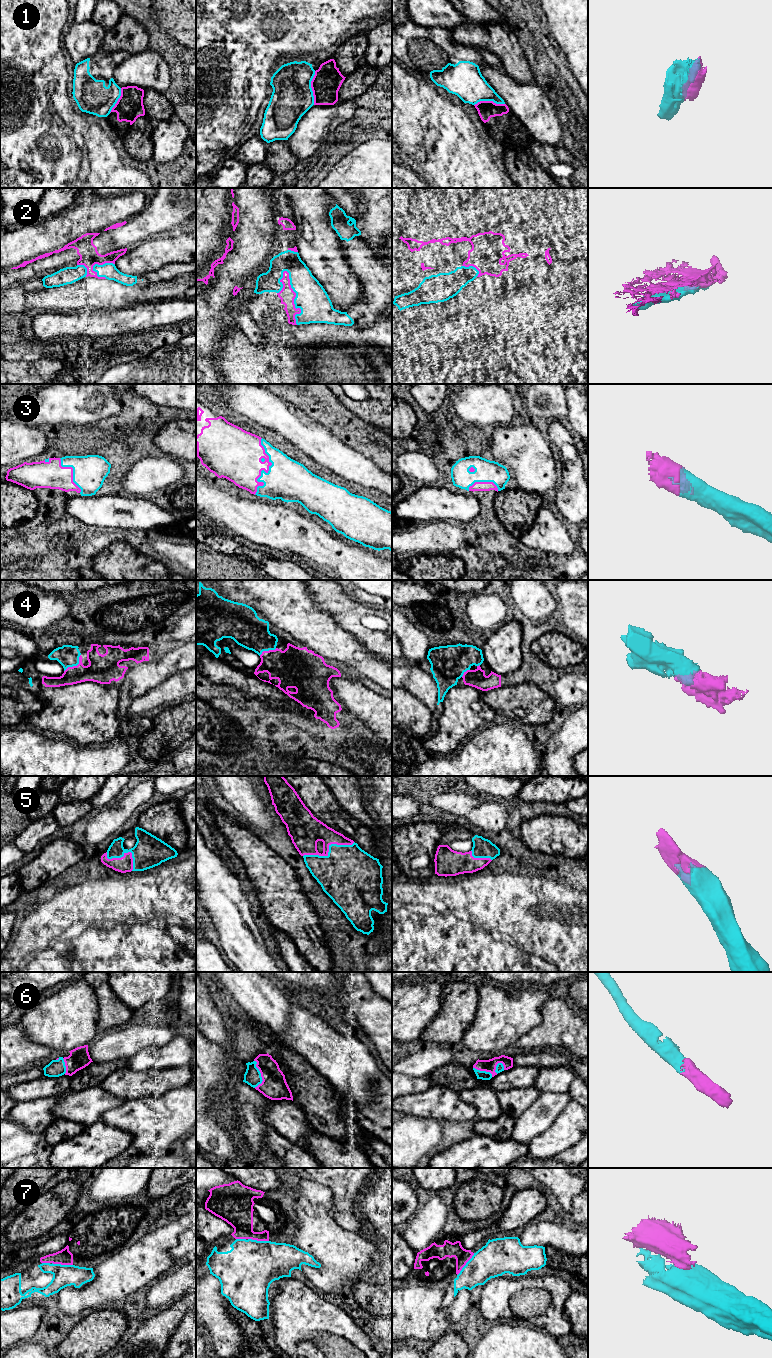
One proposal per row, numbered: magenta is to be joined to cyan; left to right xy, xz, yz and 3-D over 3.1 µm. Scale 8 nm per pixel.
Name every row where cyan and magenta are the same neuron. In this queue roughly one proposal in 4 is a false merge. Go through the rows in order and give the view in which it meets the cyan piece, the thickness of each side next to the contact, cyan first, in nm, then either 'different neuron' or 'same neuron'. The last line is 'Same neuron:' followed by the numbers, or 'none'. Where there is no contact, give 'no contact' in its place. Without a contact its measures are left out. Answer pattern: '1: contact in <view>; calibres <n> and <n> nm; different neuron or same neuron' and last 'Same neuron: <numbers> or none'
1: contact in xz; calibres 320 and 220 nm; different neuron
2: contact in xz; calibres 260 and 120 nm; different neuron
3: contact in xz; calibres 320 and 360 nm; same neuron
4: contact in xy; calibres 180 and 240 nm; same neuron
5: contact in xz; calibres 460 and 260 nm; same neuron
6: contact in xz; calibres 140 and 200 nm; same neuron
7: contact in yz; calibres 280 and 120 nm; different neuron
Same neuron: 3, 4, 5, 6

